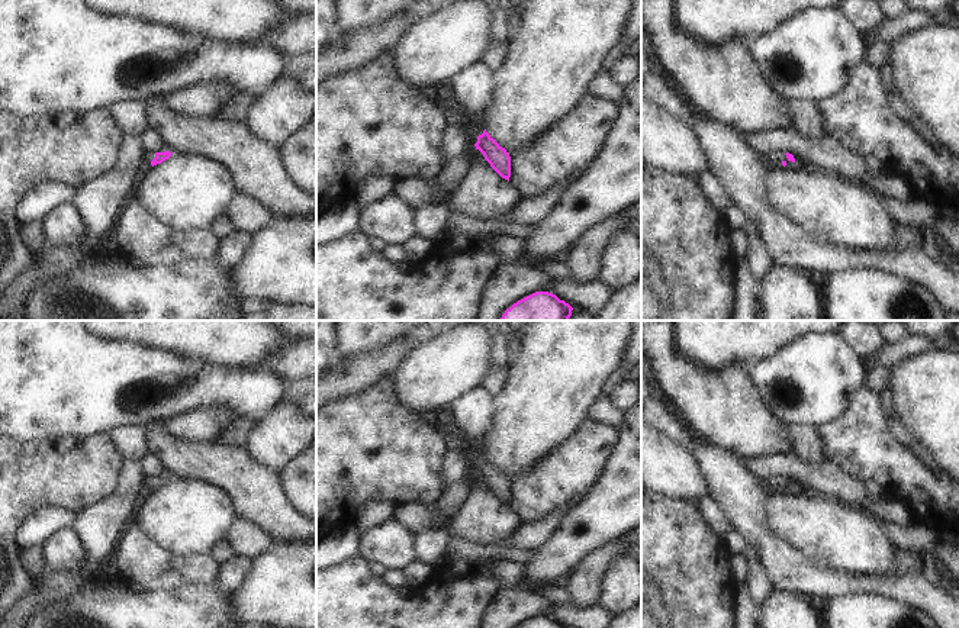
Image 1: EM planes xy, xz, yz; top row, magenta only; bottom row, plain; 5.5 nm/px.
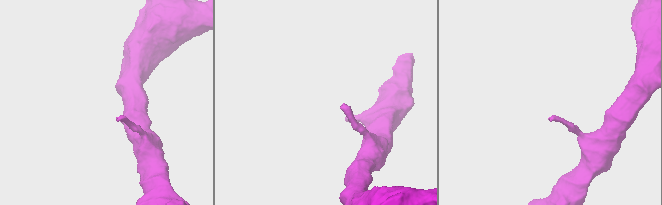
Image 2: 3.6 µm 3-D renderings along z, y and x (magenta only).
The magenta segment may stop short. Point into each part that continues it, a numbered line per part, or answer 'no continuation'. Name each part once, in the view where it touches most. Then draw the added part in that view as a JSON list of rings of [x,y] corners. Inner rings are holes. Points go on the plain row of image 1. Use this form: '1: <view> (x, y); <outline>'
1: yz (769, 482); [[[765,474],[759,477],[762,487],[766,492],[783,492],[782,487],[785,486],[786,490],[791,490],[792,486],[789,486],[785,480],[785,477],[778,474]]]

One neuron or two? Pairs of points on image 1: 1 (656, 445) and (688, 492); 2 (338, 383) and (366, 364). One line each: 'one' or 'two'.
1: one
2: one

